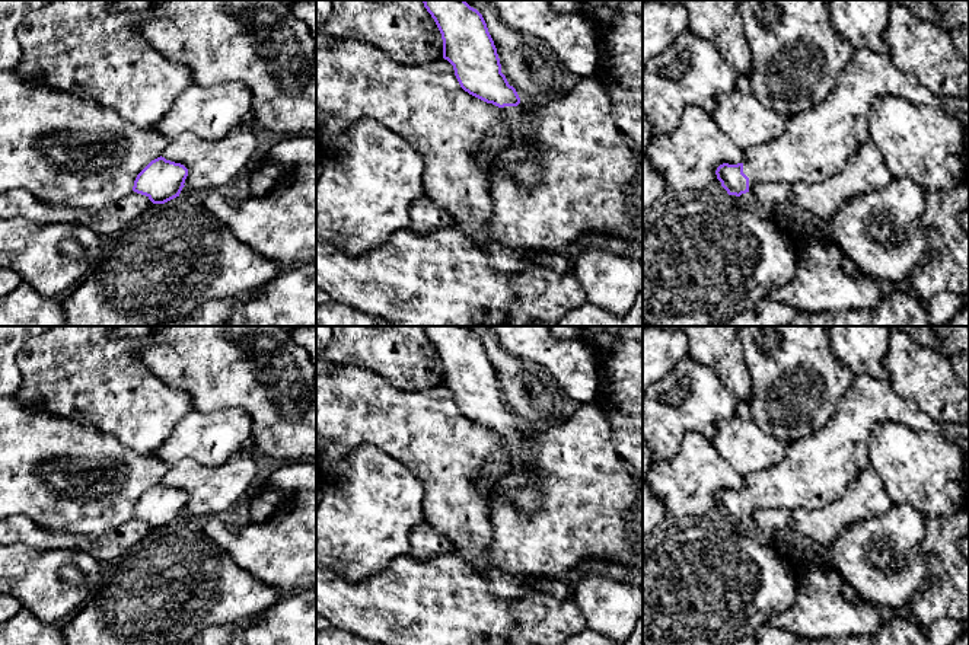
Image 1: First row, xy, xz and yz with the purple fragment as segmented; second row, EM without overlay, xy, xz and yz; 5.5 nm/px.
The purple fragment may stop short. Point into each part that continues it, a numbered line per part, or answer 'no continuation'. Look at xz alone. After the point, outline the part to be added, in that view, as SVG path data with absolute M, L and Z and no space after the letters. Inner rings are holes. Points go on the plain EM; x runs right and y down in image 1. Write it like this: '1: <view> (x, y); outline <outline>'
1: xz (516, 441); outline M520 427L517 432L504 432L501 437L507 441L510 453L510 467L503 476L491 478L487 469L481 470L481 476L488 480L488 495L493 501L497 485L501 479L526 472L527 469L527 448L526 448L526 428Z

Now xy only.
no continuation

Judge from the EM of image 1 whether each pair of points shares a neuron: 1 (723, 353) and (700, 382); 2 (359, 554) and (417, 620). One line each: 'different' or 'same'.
1: different
2: different

